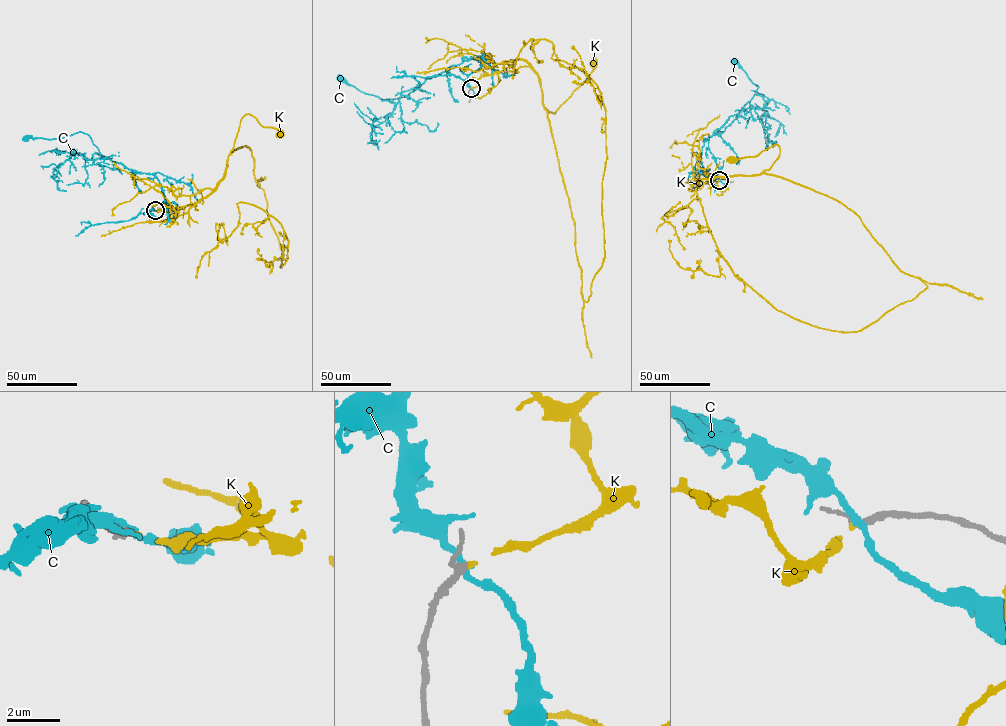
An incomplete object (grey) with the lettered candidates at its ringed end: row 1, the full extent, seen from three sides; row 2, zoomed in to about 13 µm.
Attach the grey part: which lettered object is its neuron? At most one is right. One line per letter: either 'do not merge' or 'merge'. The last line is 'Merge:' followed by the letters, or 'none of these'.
C: do not merge
K: merge
Merge: K

